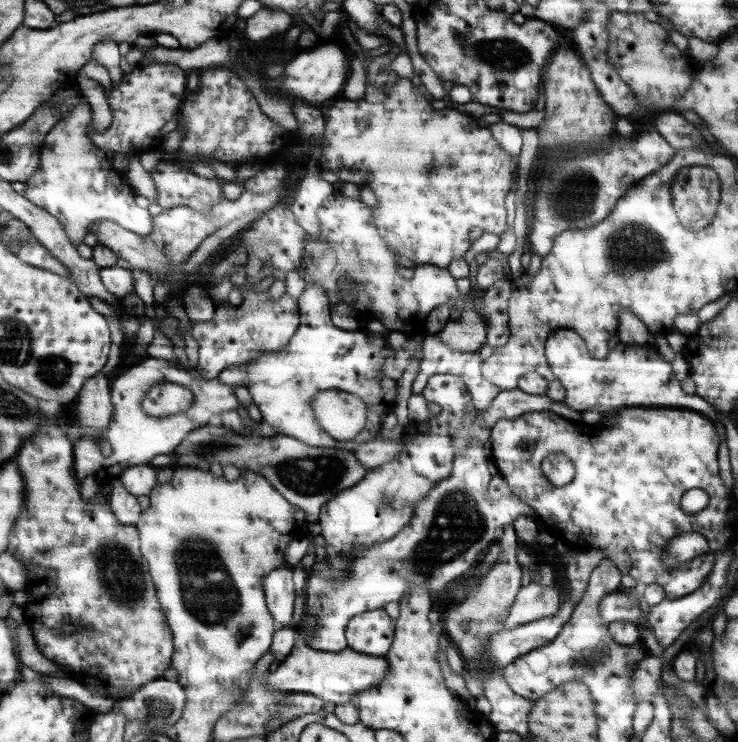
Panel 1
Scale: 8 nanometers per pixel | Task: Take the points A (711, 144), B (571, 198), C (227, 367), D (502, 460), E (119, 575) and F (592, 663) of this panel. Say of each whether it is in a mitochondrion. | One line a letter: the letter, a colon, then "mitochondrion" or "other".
A: other
B: mitochondrion
C: other
D: other
E: mitochondrion
F: mitochondrion

